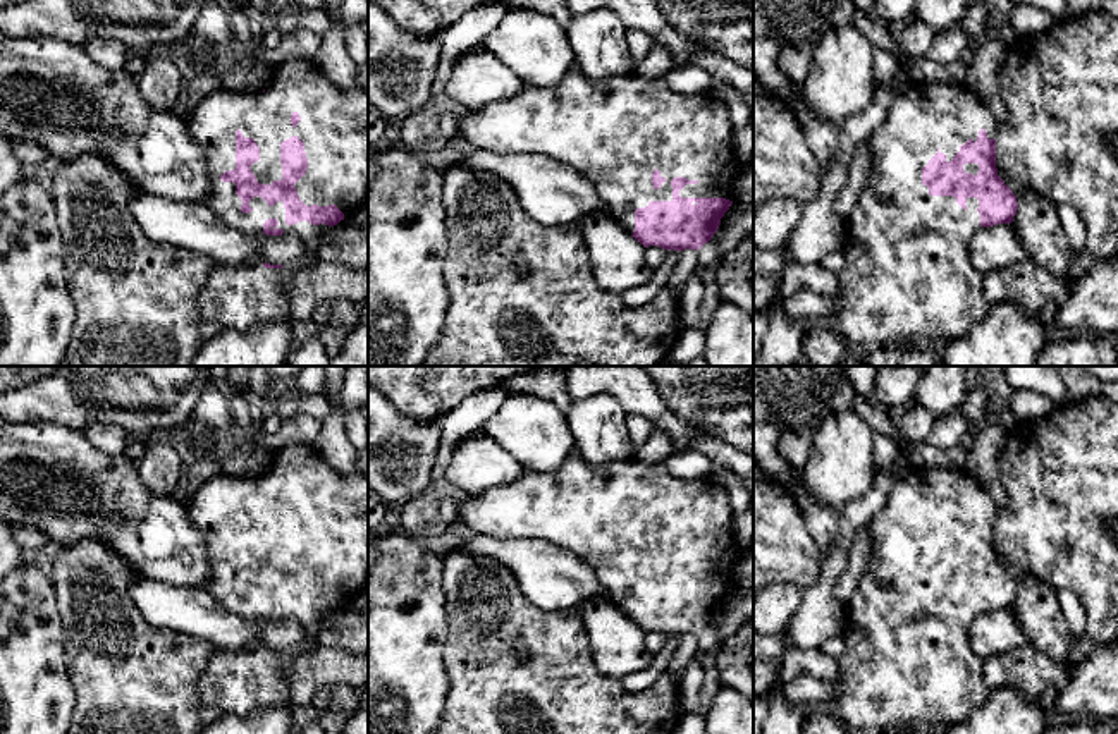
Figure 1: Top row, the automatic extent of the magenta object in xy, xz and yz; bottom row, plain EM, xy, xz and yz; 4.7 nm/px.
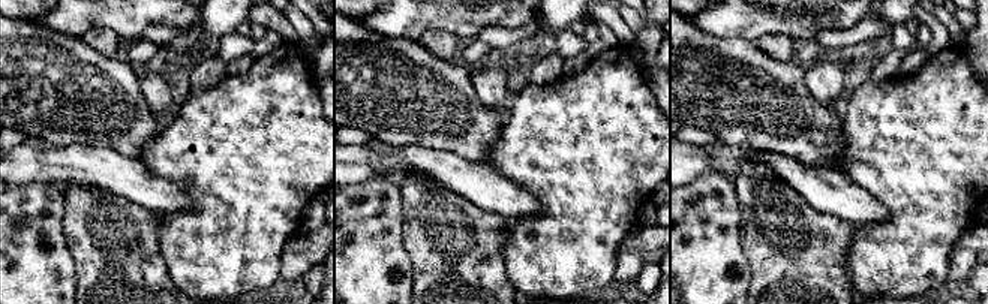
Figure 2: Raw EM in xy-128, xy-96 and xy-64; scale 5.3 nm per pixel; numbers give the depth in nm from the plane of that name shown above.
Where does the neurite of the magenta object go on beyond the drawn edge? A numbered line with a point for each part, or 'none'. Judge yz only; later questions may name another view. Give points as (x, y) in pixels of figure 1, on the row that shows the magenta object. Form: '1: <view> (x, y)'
1: yz (909, 277)

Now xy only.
1: xy (334, 124)

